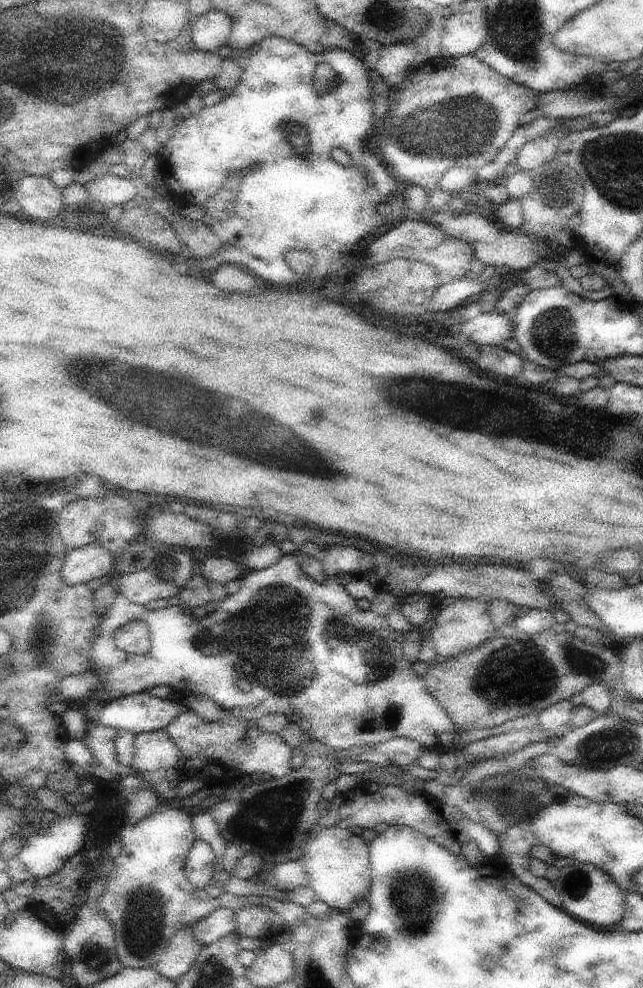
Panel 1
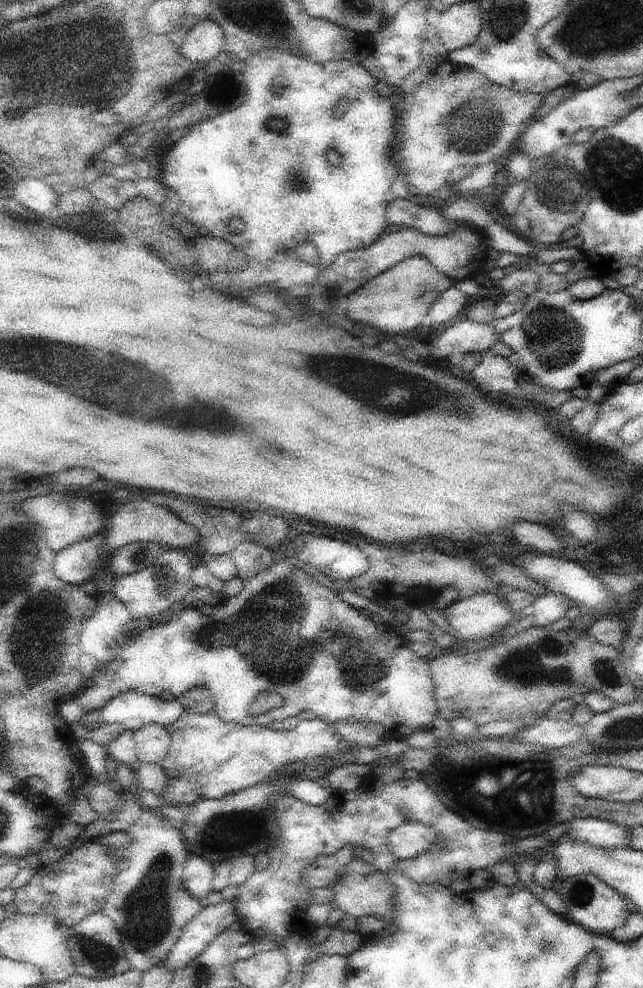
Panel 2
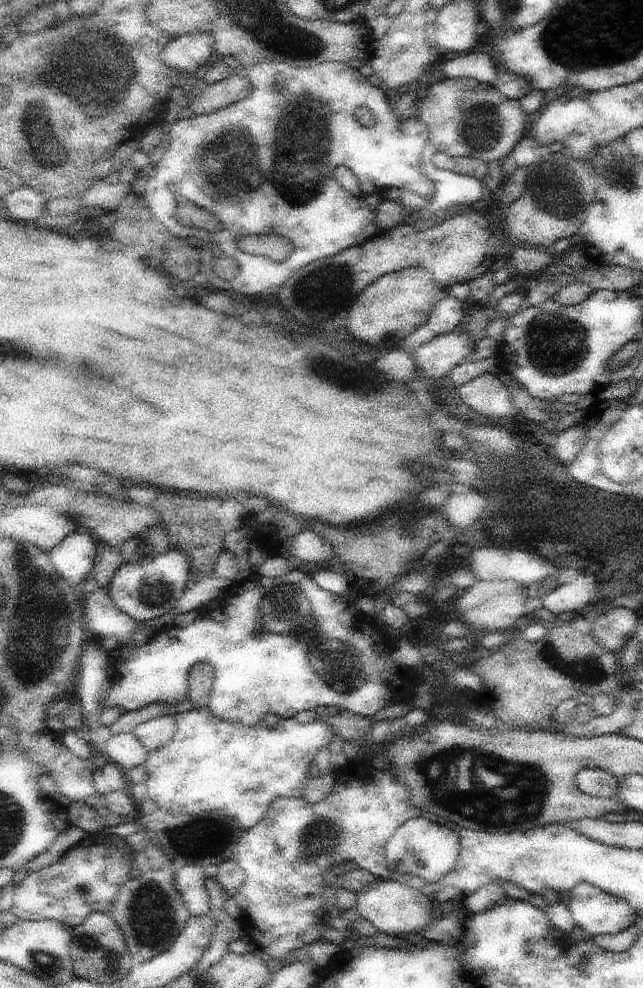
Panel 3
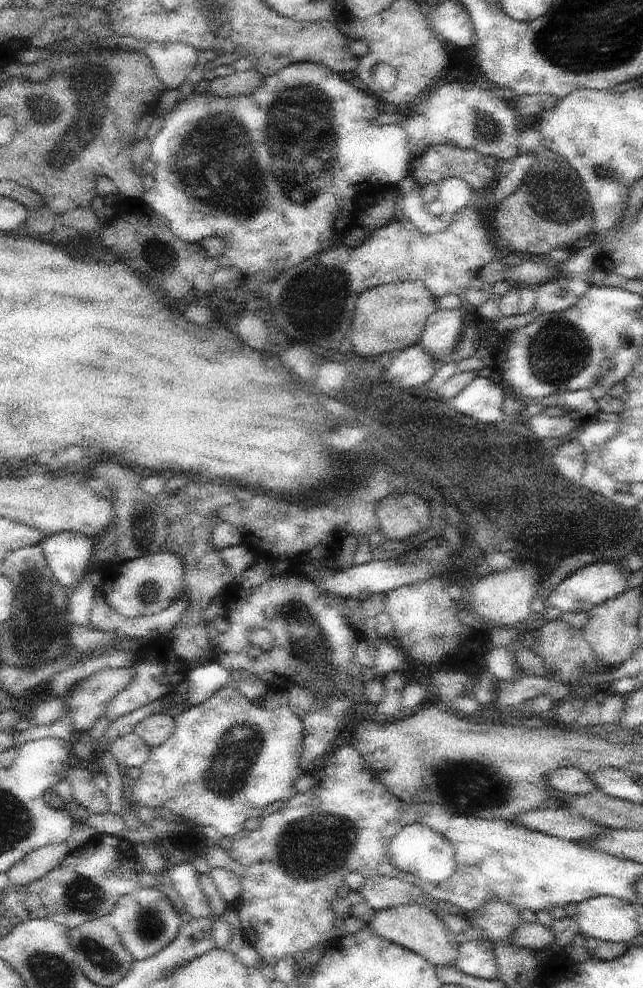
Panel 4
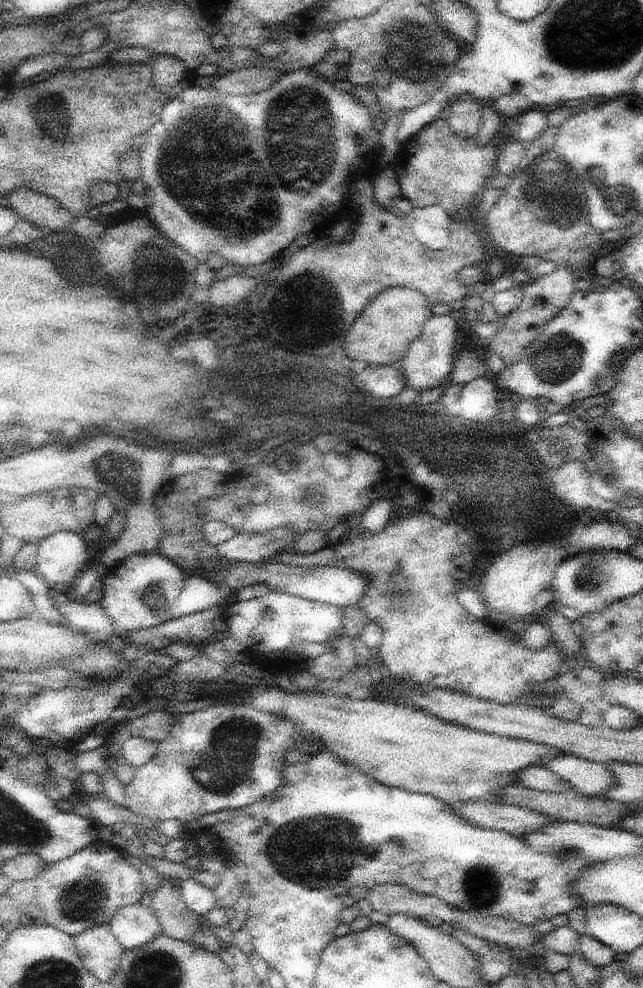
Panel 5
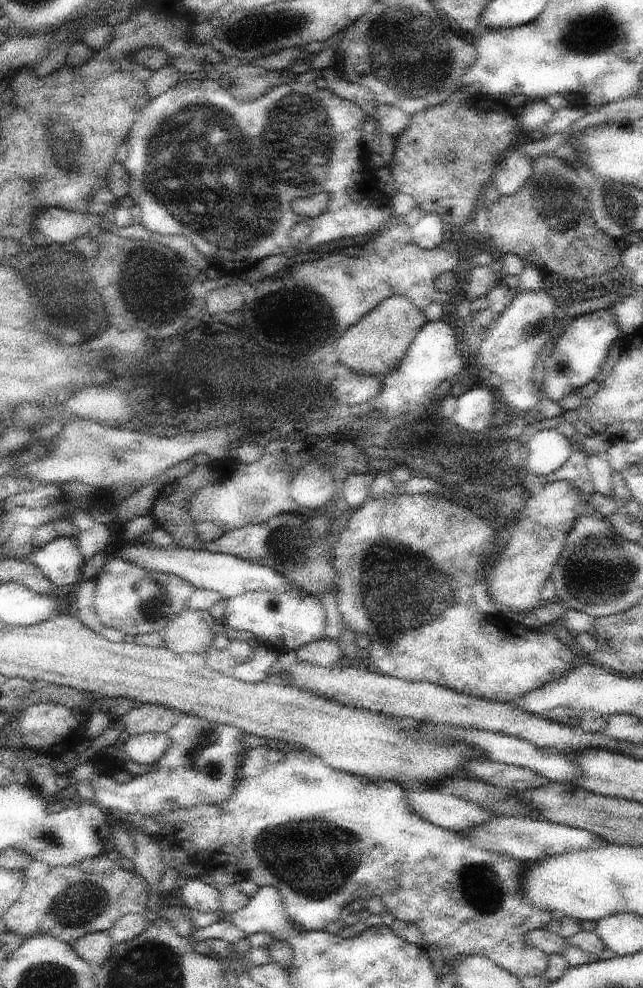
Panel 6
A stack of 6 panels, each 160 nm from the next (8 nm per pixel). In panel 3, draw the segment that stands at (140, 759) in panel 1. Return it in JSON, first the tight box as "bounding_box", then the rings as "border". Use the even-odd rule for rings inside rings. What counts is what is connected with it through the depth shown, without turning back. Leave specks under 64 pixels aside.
{"bounding_box":[133,715,176,754],"border":[[[162,715],[140,723],[133,733],[150,754],[166,746],[176,729],[175,715]]]}

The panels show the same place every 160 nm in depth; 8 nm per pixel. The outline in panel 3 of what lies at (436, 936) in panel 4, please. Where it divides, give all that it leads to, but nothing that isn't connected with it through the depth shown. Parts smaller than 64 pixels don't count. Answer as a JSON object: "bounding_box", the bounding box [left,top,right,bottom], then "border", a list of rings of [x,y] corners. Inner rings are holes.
{"bounding_box":[356,879,435,937],"border":[[[381,879],[373,889],[359,892],[356,904],[356,909],[362,917],[368,919],[378,932],[384,932],[390,936],[399,937],[402,934],[408,936],[408,934],[424,932],[424,928],[430,926],[435,919],[433,902],[423,892],[394,880]]]}

